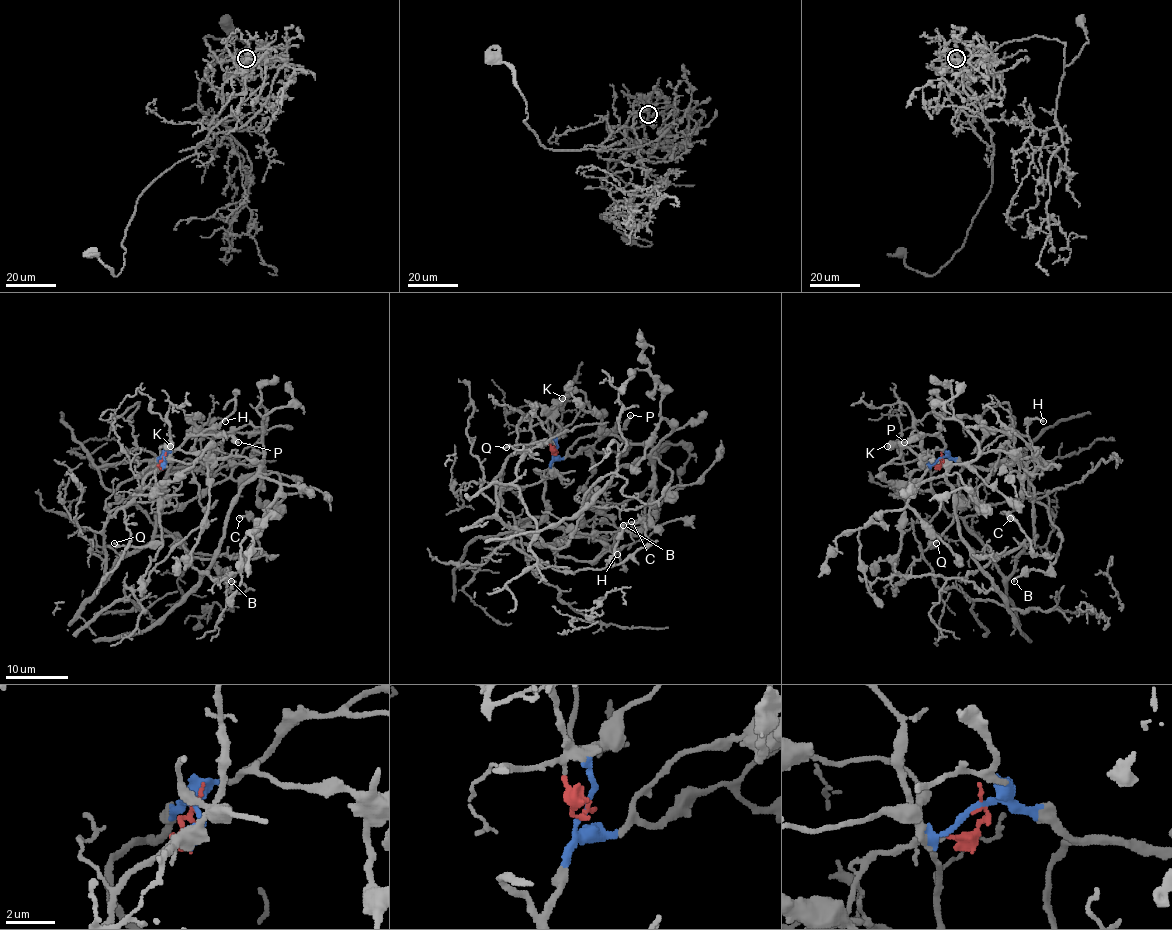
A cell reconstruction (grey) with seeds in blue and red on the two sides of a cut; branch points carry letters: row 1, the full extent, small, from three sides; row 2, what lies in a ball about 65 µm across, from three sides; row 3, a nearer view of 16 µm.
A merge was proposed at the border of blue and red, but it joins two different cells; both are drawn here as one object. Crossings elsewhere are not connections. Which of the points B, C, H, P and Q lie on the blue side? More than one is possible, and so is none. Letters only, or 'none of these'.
B, C, H, P, Q

